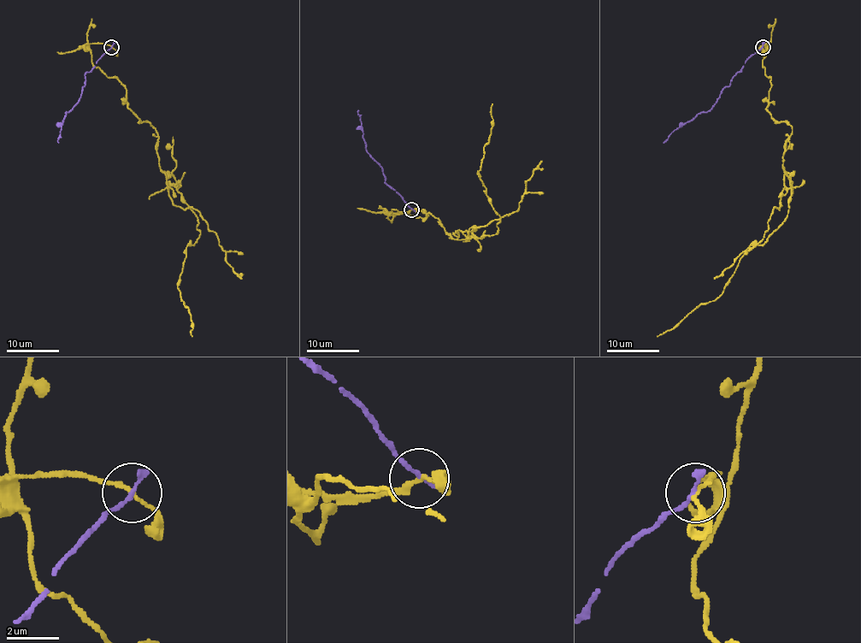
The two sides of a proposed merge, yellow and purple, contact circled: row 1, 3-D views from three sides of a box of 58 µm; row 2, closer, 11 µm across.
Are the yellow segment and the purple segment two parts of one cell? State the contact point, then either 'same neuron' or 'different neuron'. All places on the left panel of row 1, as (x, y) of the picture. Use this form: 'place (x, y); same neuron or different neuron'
place (111, 47); different neuron

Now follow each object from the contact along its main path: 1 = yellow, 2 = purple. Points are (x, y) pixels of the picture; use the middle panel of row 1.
1: (412, 209), (390, 215), (432, 214), (456, 238), (458, 229), (498, 232), (478, 172), (492, 103)
2: (412, 209), (385, 182), (383, 170), (368, 152), (358, 109)

